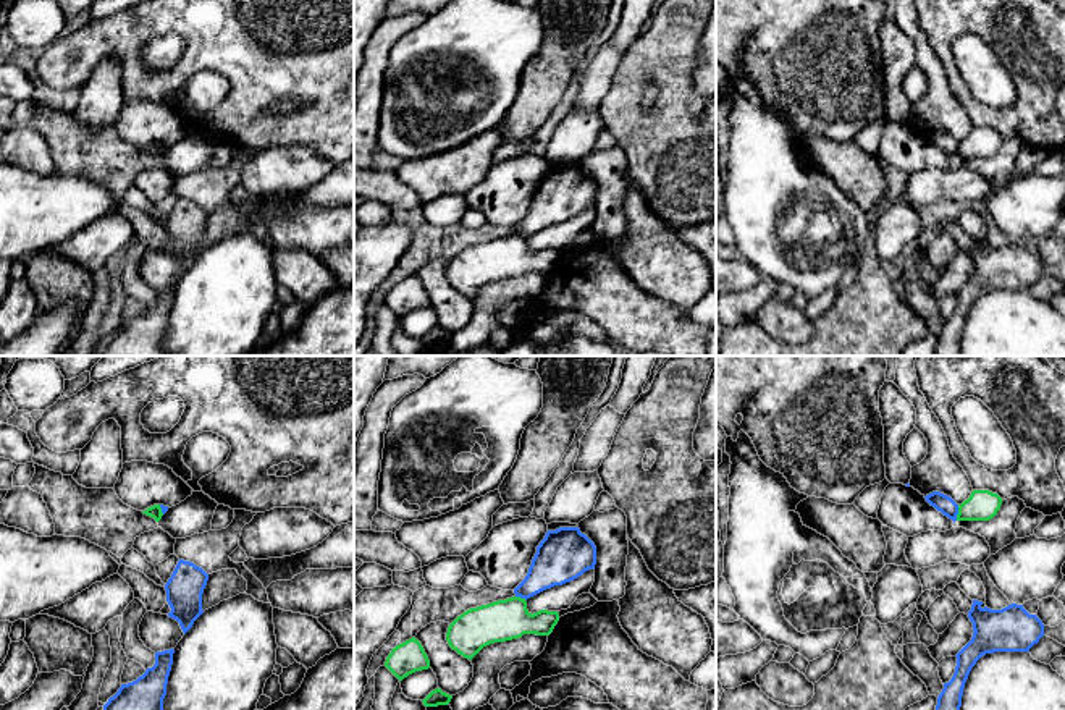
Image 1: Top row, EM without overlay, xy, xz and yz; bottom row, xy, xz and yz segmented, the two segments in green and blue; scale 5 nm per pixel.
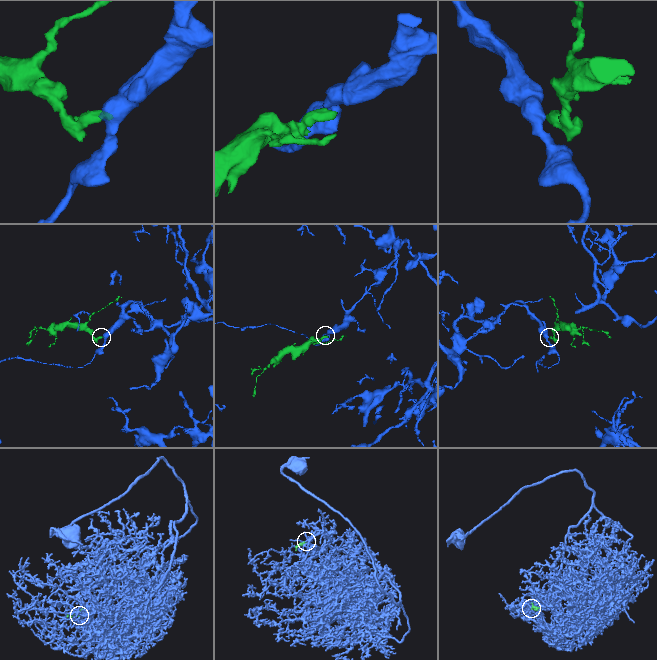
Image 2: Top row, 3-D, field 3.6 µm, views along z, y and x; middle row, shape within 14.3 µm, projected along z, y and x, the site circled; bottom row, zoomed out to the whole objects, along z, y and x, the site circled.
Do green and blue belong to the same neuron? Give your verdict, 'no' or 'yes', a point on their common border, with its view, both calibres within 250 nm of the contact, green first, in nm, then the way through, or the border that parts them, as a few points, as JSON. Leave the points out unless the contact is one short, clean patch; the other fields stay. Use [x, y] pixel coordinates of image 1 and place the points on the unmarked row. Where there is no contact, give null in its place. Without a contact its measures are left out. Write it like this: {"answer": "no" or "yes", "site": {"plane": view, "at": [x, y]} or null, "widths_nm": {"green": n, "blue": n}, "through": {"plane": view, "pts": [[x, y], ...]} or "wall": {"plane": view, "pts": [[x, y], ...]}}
{"answer": "no", "site": {"plane": "yz", "at": [959, 151]}, "widths_nm": {"green": 160, "blue": 90}, "wall": {"plane": "yz", "pts": [[959, 143], [955, 157]]}}

